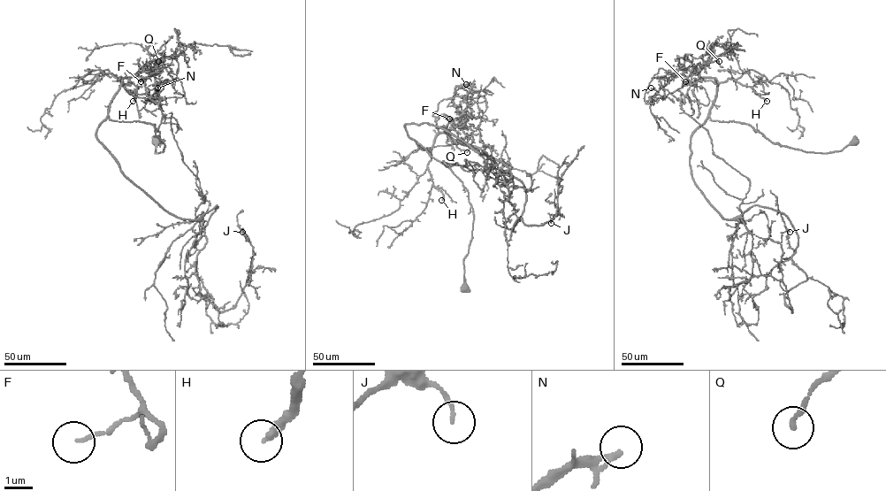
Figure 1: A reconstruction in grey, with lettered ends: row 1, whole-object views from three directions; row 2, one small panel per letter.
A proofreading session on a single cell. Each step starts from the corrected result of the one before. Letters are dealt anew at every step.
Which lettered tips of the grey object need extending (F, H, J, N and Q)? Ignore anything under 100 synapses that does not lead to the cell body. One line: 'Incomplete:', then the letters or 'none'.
Incomplete: H

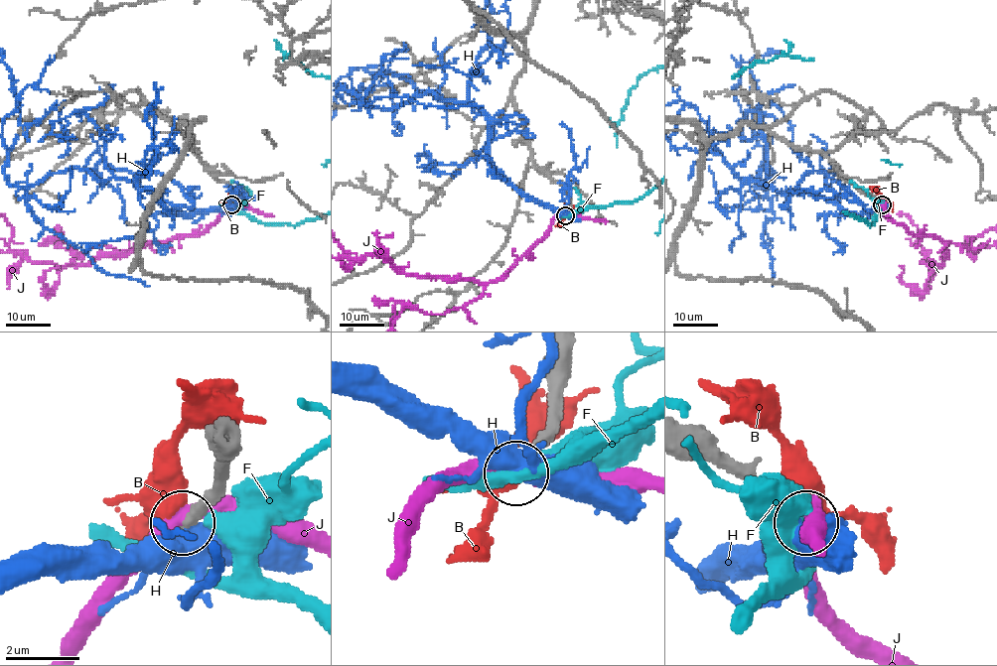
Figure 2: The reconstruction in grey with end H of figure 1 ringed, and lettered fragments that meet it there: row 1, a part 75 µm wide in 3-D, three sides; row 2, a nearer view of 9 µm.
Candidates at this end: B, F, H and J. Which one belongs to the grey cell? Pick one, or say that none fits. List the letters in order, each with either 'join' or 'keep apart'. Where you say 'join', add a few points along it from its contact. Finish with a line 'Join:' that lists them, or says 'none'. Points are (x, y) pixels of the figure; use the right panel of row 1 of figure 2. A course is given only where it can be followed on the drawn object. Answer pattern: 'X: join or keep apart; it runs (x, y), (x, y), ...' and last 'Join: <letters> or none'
B: keep apart
F: keep apart
H: keep apart
J: keep apart
Join: none

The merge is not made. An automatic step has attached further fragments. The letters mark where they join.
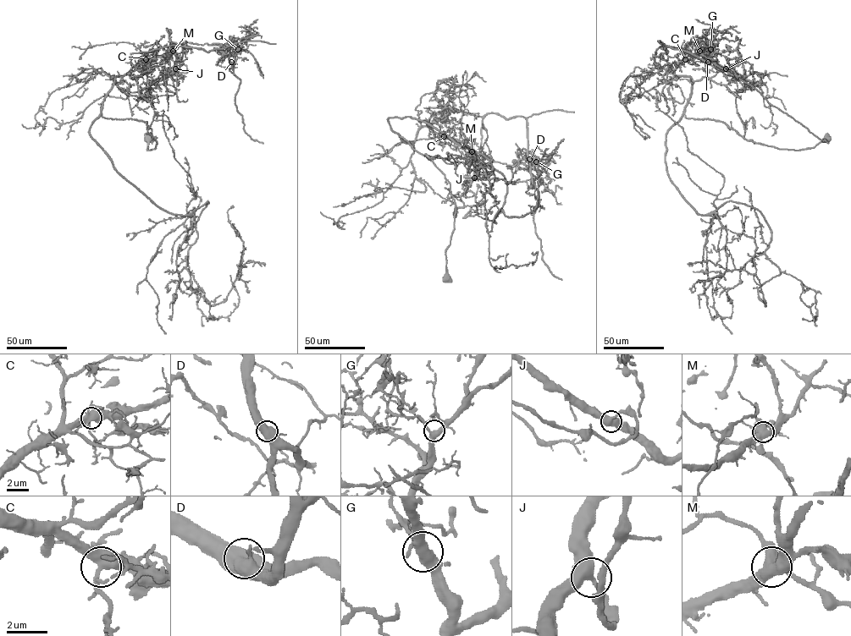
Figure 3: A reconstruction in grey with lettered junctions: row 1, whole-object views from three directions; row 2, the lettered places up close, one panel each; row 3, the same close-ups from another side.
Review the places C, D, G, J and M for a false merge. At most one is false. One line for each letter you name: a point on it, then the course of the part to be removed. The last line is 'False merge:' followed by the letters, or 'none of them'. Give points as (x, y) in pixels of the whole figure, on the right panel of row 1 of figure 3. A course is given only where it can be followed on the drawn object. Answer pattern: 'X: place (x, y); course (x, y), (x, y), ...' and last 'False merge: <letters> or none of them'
M: place (699, 51); course (699, 51), (707, 57), (661, 47), (714, 63), (828, 143)
False merge: M

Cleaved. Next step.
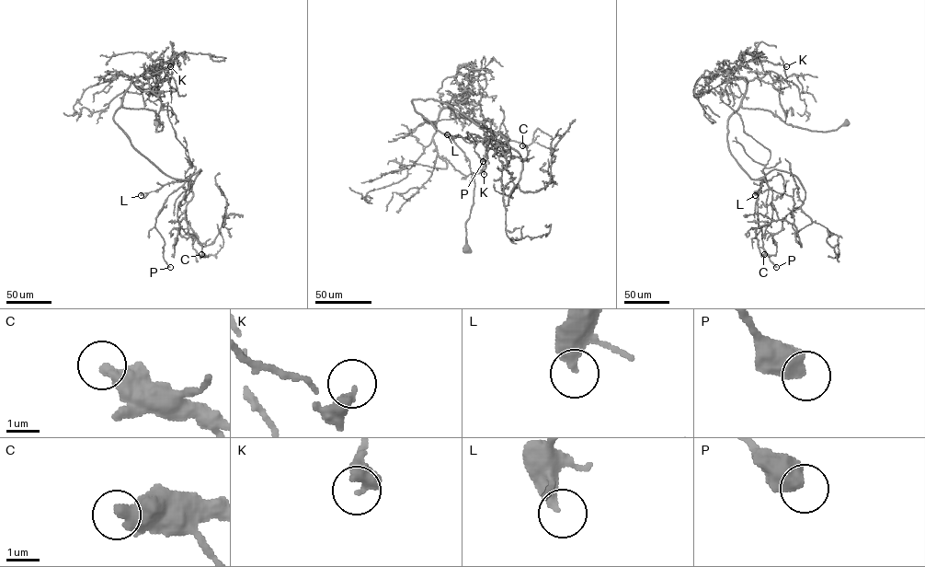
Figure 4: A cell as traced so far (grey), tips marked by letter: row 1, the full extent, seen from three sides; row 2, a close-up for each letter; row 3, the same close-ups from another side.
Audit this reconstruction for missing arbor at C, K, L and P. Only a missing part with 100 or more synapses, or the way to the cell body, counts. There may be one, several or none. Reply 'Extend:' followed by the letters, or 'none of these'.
Extend: none of these

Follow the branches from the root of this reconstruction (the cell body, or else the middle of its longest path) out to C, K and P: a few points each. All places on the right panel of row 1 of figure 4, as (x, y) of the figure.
C: (846, 123), (811, 131), (741, 105), (729, 118), (729, 149), (751, 179), (781, 170), (805, 190), (764, 254)
K: (846, 123), (811, 131), (769, 110), (742, 108), (747, 80), (734, 73), (744, 62), (758, 58), (786, 66)
P: (846, 123), (811, 131), (741, 105), (728, 119), (730, 154), (751, 179), (762, 181), (758, 225), (776, 267)

